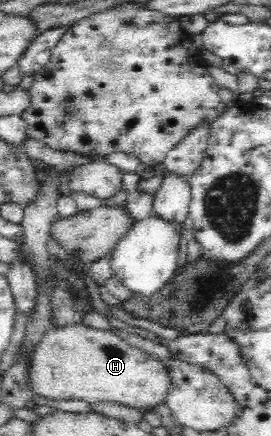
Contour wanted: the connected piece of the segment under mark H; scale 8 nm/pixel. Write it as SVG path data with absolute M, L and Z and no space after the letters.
M85 324L57 327L57 329L53 327L47 329L45 337L35 350L29 371L29 382L35 393L48 400L85 400L90 404L106 401L145 410L165 404L169 391L173 389L172 374L164 362L143 348L131 346L117 333L93 329Z

